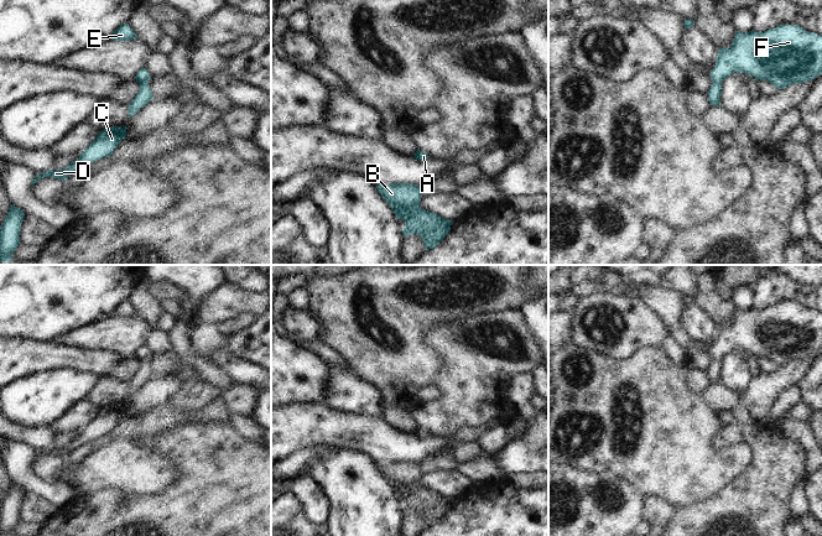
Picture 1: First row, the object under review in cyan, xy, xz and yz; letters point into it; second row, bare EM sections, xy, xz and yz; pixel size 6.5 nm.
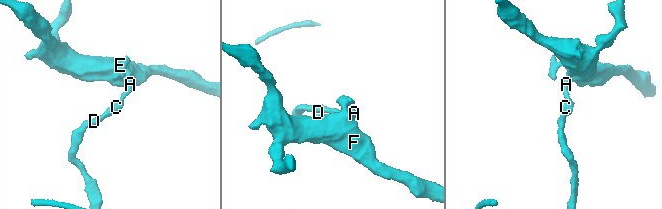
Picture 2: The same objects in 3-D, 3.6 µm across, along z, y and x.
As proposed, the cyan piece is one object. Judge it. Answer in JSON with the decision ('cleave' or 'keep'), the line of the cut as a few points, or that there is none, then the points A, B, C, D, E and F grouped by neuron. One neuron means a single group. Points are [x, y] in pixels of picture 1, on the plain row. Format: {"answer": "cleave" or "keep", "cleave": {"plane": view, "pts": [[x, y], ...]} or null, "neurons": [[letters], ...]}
{"answer": "keep", "cleave": null, "neurons": [["A", "B", "C", "D", "E", "F"]]}

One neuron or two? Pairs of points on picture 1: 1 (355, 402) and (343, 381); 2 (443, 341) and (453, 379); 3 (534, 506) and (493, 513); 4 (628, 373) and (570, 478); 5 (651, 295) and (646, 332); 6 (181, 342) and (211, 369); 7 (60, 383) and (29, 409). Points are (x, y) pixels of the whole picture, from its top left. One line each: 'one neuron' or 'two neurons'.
1: one neuron
2: one neuron
3: one neuron
4: two neurons
5: two neurons
6: one neuron
7: one neuron

